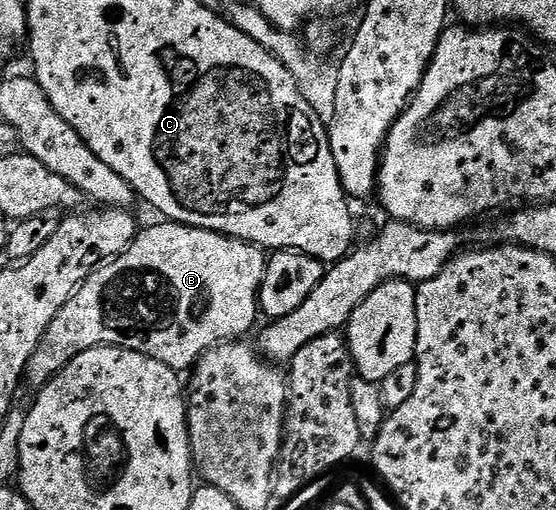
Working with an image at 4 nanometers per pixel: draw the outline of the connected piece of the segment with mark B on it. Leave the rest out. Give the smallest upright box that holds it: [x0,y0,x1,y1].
[25,222,267,389]

